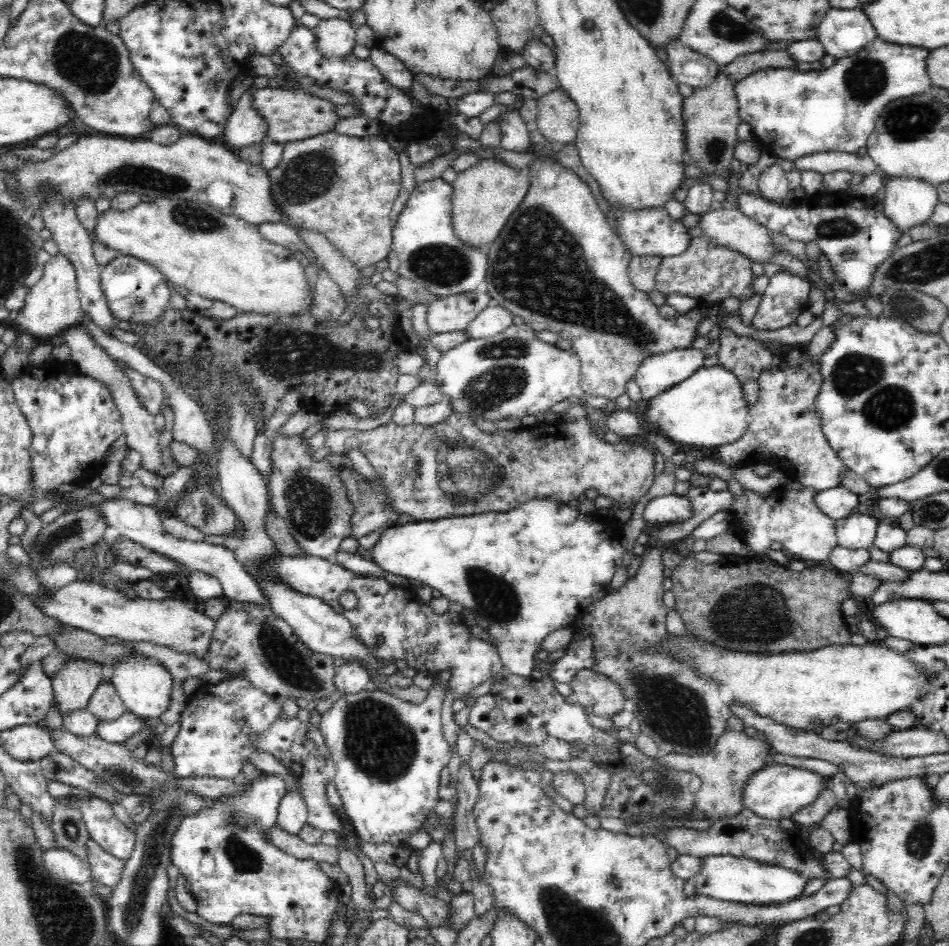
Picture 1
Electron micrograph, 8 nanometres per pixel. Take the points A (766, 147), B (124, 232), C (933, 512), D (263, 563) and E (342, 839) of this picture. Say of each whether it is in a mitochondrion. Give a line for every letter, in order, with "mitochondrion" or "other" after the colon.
A: other
B: other
C: mitochondrion
D: other
E: other

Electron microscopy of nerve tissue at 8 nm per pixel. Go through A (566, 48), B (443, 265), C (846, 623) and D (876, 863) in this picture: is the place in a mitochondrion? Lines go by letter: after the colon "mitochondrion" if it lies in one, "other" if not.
A: other
B: mitochondrion
C: other
D: other

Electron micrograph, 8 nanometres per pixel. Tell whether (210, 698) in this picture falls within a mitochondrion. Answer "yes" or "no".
no

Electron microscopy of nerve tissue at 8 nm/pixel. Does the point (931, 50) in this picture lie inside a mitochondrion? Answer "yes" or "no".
no

